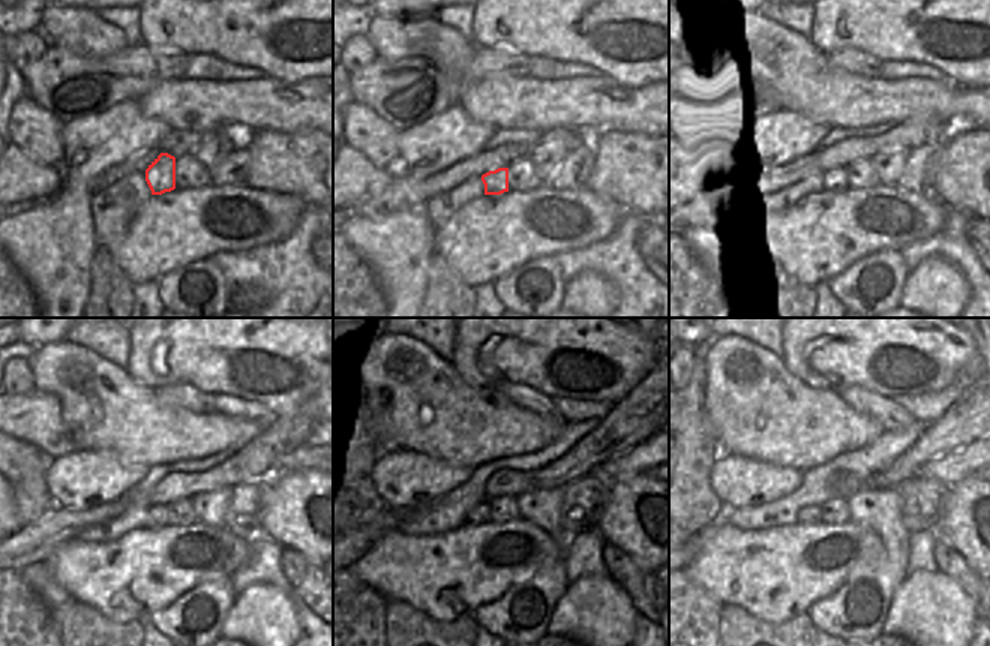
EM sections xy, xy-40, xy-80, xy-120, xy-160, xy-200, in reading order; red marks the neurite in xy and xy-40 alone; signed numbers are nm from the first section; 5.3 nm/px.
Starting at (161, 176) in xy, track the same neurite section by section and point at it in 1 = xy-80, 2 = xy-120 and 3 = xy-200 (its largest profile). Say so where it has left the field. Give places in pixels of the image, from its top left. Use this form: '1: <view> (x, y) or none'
1: xy-80 (834, 180)
2: xy-120 (158, 516)
3: xy-200 (809, 514)

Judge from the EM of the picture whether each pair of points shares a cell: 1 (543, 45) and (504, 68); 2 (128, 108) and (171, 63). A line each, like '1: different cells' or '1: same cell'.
1: different cells
2: different cells

